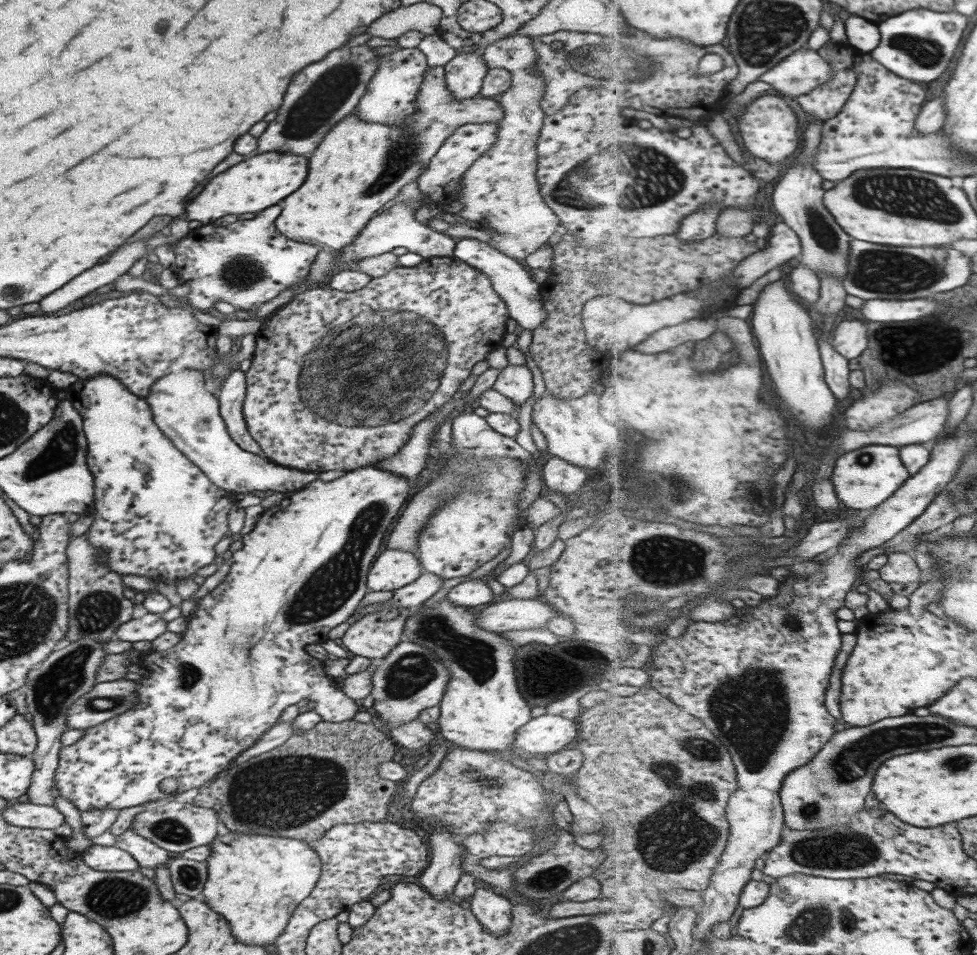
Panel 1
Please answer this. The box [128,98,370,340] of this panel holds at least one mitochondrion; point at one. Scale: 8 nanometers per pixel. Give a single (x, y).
(240, 273)

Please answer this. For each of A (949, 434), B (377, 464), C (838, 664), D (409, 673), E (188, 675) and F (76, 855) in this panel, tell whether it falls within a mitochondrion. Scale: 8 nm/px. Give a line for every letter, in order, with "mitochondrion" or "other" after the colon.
A: other
B: other
C: other
D: mitochondrion
E: mitochondrion
F: other

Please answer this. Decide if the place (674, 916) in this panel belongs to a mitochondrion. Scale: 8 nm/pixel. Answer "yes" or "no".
no

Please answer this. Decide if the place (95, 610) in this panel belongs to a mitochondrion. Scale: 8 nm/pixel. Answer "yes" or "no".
yes

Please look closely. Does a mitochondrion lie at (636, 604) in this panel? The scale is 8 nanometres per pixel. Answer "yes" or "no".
yes

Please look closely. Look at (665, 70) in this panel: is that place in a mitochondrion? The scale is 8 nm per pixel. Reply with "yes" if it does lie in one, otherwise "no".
yes

